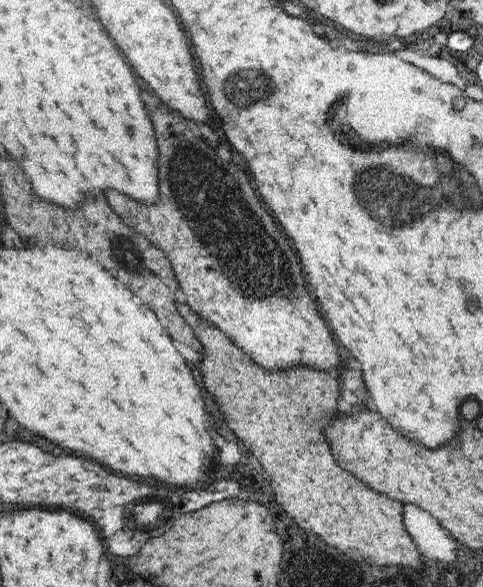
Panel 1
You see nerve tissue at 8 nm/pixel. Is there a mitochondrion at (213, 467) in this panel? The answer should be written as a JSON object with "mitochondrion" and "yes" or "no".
{"mitochondrion":"no"}

